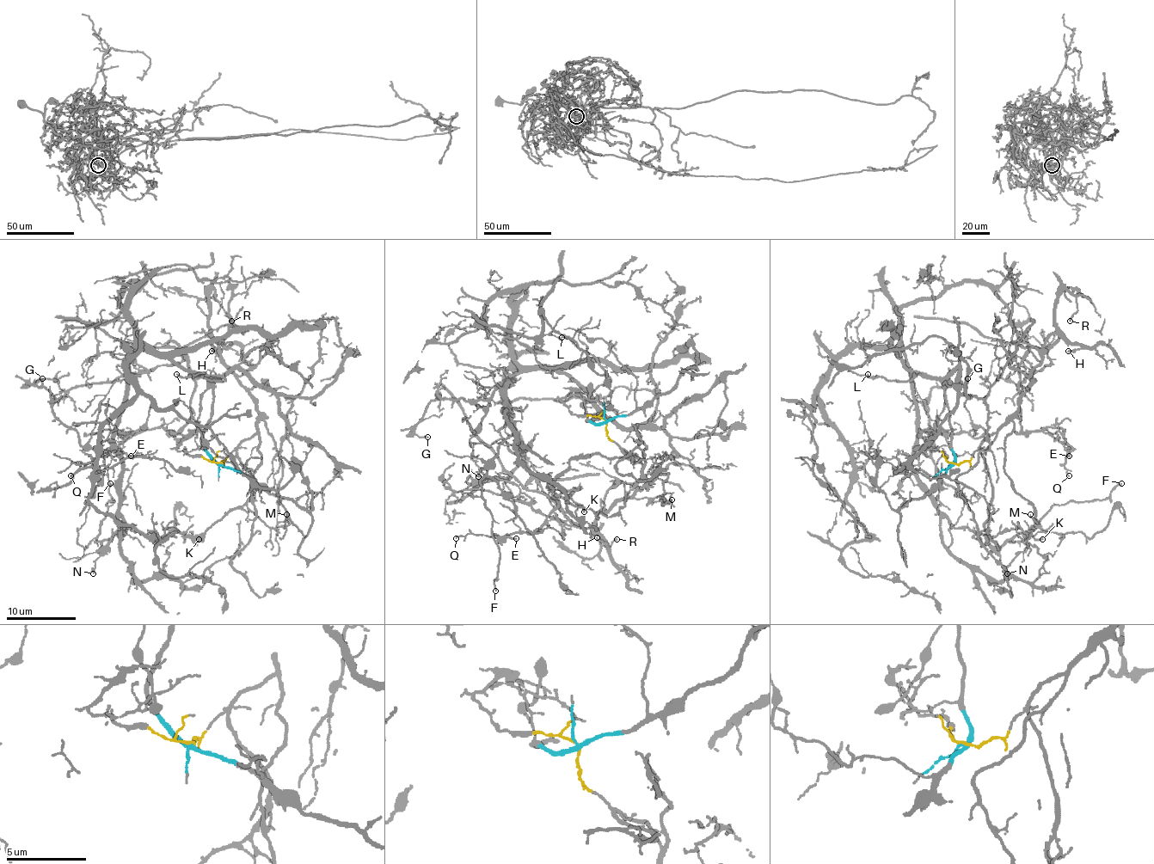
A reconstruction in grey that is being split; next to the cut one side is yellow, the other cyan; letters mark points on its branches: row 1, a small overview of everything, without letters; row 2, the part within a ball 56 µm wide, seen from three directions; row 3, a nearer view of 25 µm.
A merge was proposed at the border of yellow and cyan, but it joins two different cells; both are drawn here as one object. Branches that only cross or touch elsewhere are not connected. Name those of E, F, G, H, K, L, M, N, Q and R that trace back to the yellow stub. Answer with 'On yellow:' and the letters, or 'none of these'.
On yellow: E, H, K, M, Q, R

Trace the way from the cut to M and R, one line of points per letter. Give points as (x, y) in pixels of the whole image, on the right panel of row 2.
M: (952, 463), (967, 462), (1009, 419), (1004, 474), (1034, 509), (1034, 521), (1030, 514)
R: (952, 463), (967, 462), (1018, 406), (1041, 348), (1055, 331), (1055, 299), (1069, 291), (1077, 309), (1069, 320)

